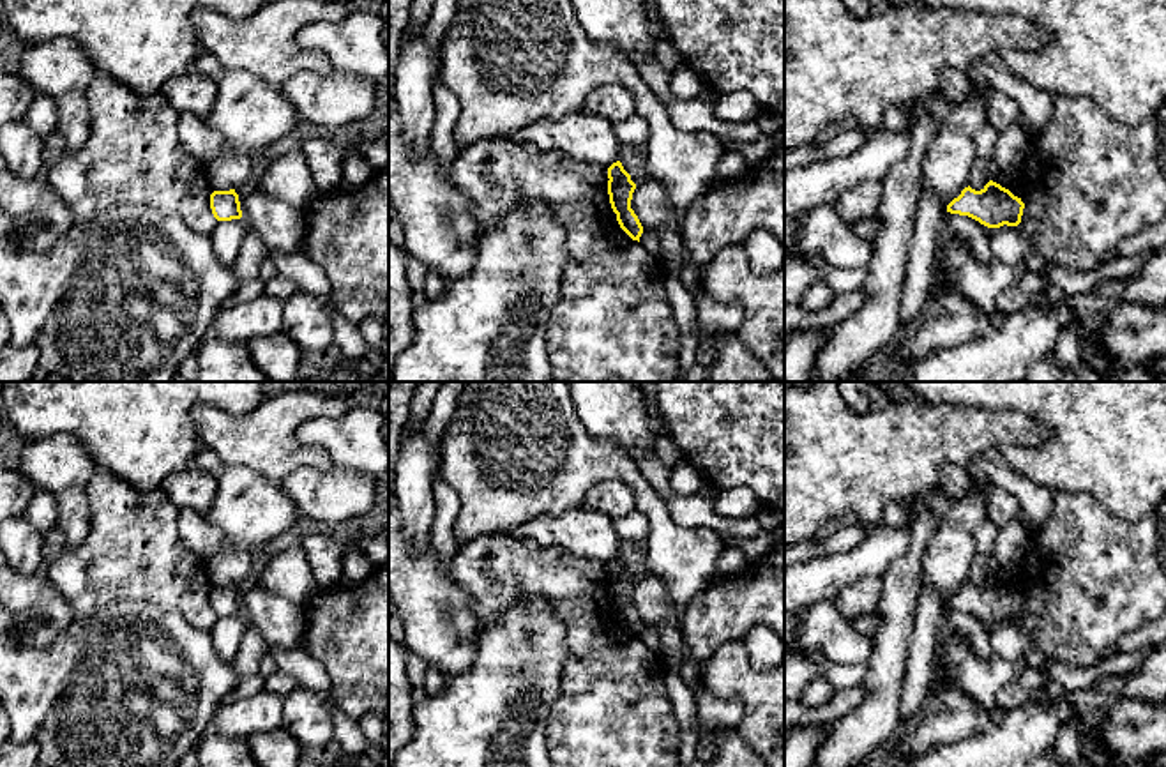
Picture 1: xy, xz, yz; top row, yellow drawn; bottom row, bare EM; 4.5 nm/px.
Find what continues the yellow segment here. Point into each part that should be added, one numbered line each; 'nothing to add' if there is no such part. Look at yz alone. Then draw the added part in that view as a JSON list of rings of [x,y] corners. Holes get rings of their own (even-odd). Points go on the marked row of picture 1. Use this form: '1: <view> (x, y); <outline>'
nothing to add

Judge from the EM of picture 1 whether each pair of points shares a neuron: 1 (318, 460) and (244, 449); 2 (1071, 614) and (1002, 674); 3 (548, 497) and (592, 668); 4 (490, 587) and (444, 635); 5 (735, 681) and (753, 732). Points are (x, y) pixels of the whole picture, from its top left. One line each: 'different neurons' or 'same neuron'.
1: same neuron
2: different neurons
3: different neurons
4: different neurons
5: same neuron

